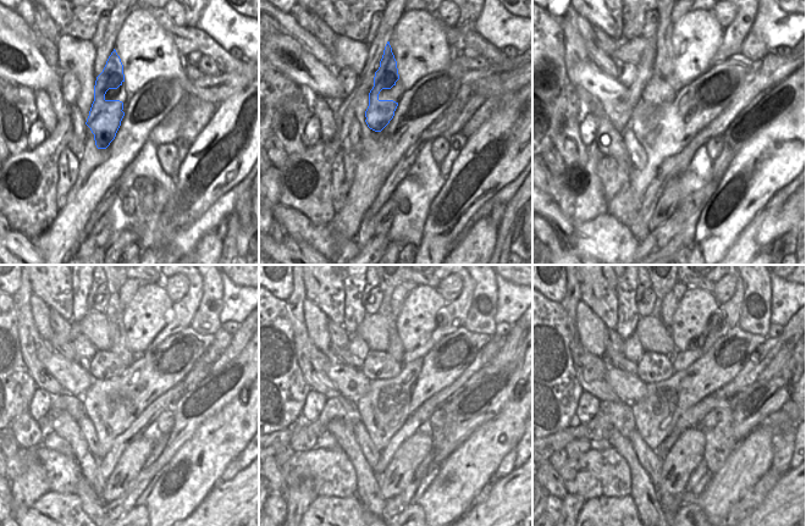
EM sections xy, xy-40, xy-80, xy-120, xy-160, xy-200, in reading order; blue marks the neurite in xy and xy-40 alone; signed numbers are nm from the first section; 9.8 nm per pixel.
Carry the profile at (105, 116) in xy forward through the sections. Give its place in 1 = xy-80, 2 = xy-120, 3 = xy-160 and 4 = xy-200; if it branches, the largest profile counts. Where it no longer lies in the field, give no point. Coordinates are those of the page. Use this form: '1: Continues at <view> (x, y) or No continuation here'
1: Continues at xy-80 (663, 72)
2: Continues at xy-120 (114, 310)
3: Continues at xy-160 (395, 344)
4: Continues at xy-200 (661, 289)

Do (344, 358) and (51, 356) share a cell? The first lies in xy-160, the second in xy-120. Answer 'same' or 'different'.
different

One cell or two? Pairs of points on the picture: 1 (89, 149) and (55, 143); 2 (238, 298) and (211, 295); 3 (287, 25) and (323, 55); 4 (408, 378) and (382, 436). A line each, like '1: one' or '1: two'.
1: two
2: two
3: one
4: one

